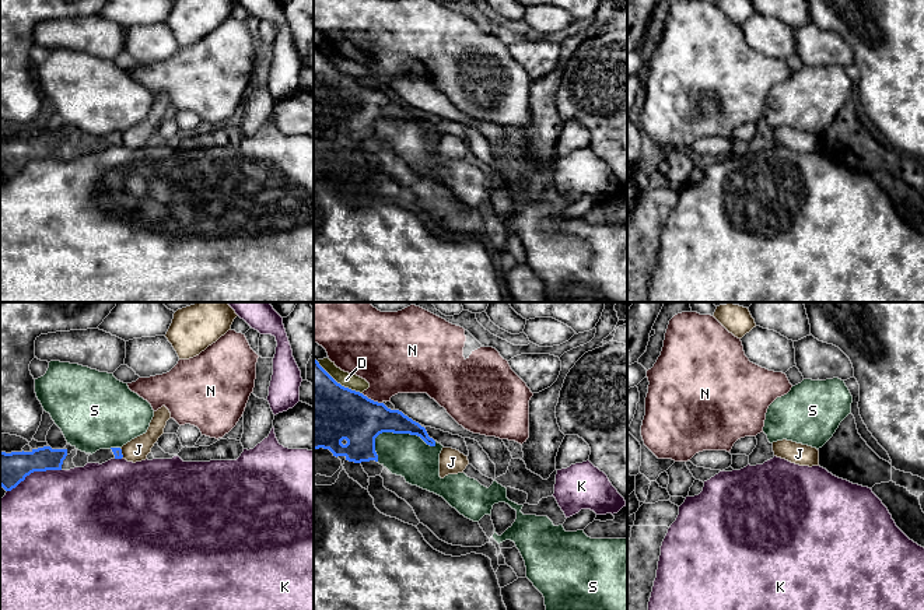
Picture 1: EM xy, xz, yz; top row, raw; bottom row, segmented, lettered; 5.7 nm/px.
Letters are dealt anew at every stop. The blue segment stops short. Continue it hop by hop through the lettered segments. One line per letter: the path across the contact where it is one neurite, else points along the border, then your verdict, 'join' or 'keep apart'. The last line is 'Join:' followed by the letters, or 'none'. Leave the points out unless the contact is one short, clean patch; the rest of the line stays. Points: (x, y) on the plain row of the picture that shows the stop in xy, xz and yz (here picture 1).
D: keep apart
J: along xy (119, 135), (123, 143) | keep apart
K: keep apart
N: keep apart
S: keep apart
Join: none

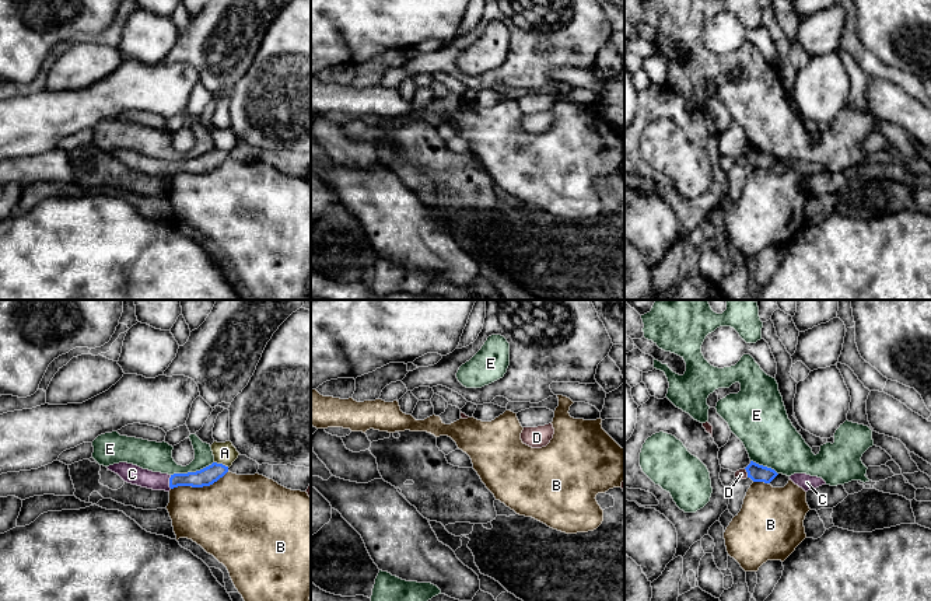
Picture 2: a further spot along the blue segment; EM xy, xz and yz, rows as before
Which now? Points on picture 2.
A: keep apart
B: keep apart
C: across xy (206, 163), (170, 168), (151, 167), (132, 160) | join
D: keep apart
E: keep apart
Join: C

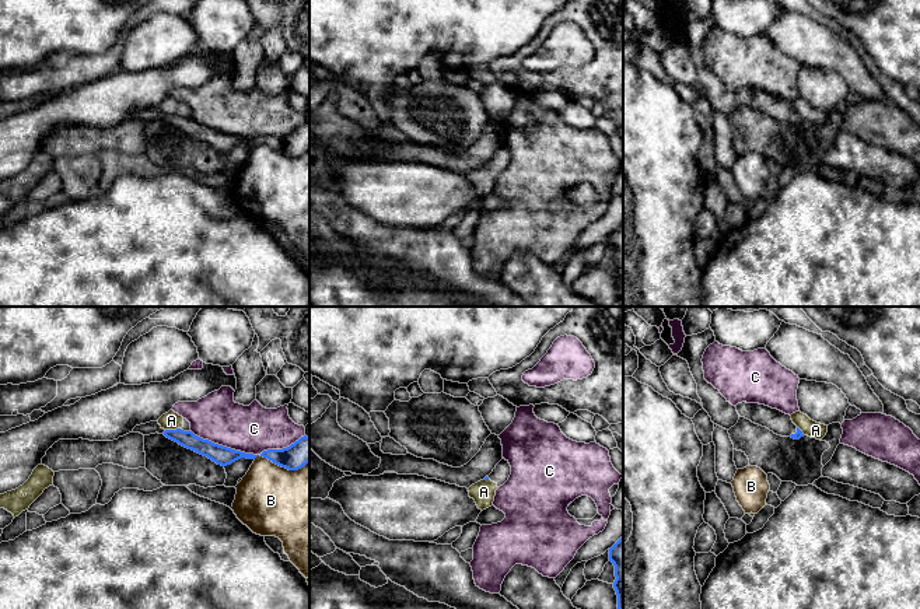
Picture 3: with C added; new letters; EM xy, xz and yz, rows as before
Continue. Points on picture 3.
A: along xy (179, 114), (165, 116) | keep apart
B: keep apart
C: keep apart
Join: none

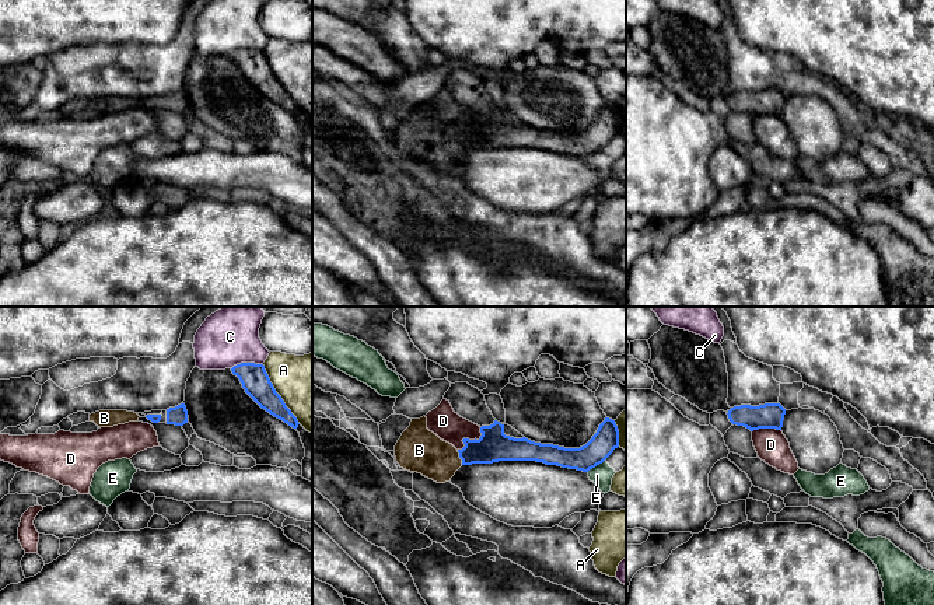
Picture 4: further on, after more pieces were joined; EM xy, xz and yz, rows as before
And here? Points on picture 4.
A: keep apart
B: across xz (493, 132), (483, 137), (459, 143), (431, 143), (419, 136) | join
C: keep apart
D: keep apart
E: along xz (604, 146), (587, 157) | keep apart
Join: B

